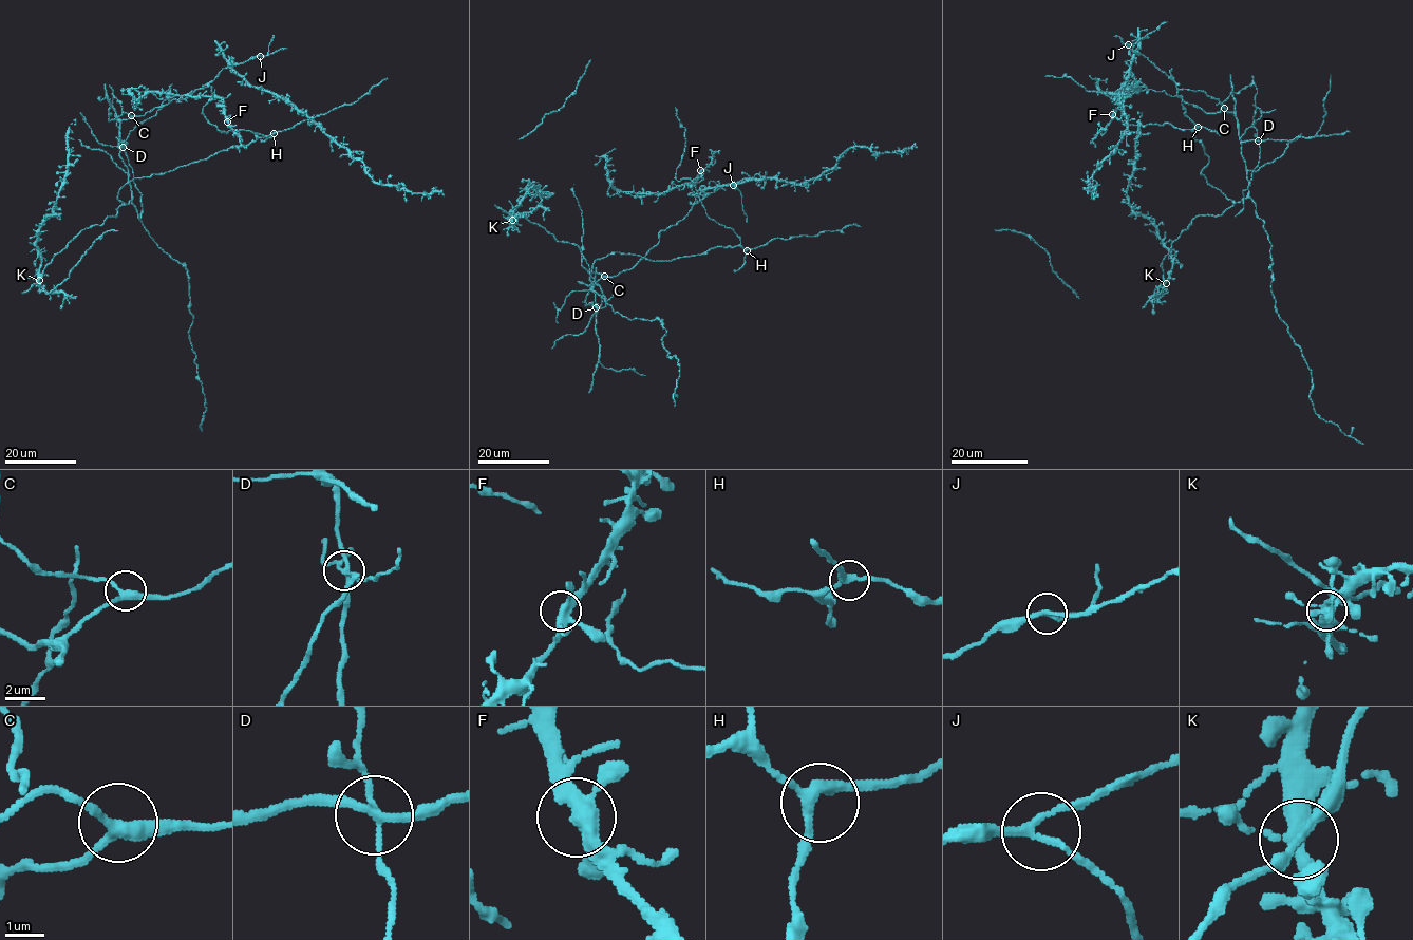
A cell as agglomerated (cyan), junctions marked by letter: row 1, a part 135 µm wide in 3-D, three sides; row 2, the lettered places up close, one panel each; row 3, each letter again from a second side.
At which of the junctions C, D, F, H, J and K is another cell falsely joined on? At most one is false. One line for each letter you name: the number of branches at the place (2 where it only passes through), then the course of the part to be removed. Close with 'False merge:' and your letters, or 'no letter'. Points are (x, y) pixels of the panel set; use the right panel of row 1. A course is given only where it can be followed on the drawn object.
D: branches 4; course (1258, 142), (1253, 125), (1257, 93), (1254, 85), (1232, 93), (1216, 105)
False merge: D

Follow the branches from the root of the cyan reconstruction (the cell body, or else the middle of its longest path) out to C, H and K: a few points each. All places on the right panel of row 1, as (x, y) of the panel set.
C: (1246, 173), (1238, 119), (1224, 108)
H: (1246, 173), (1248, 194), (1237, 203), (1209, 185), (1200, 173), (1209, 158), (1194, 139), (1198, 127)
K: (1246, 173), (1248, 194), (1245, 198), (1221, 214), (1197, 215), (1171, 244), (1161, 265), (1165, 283)

